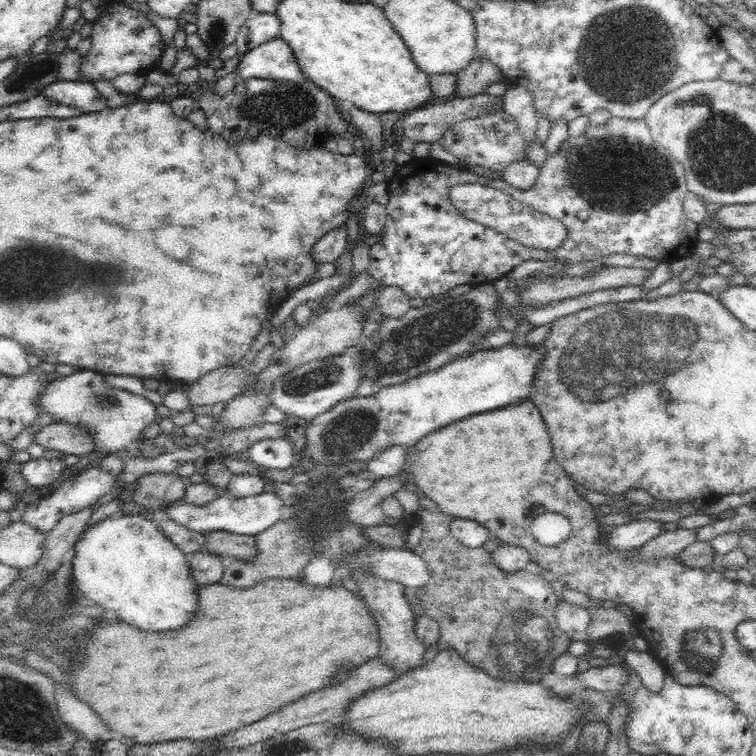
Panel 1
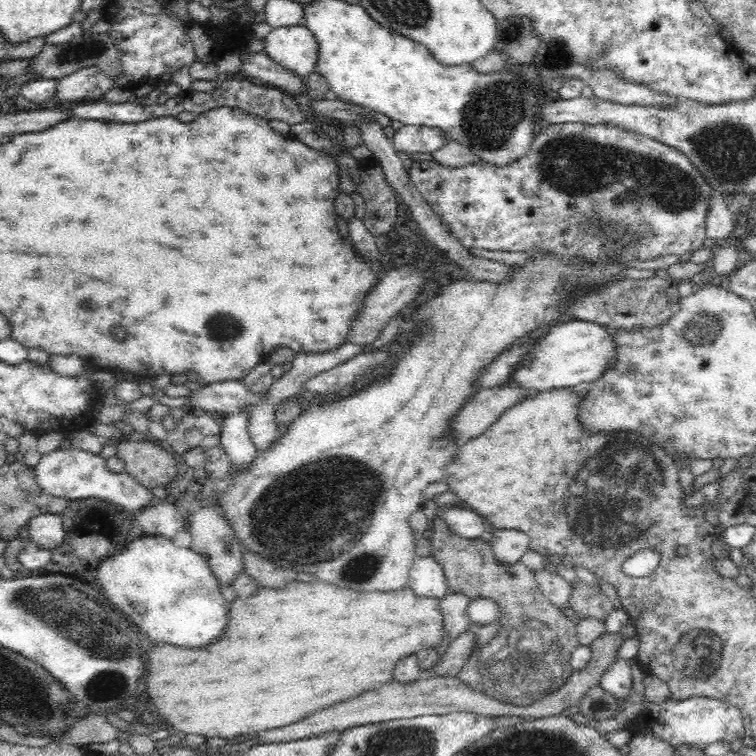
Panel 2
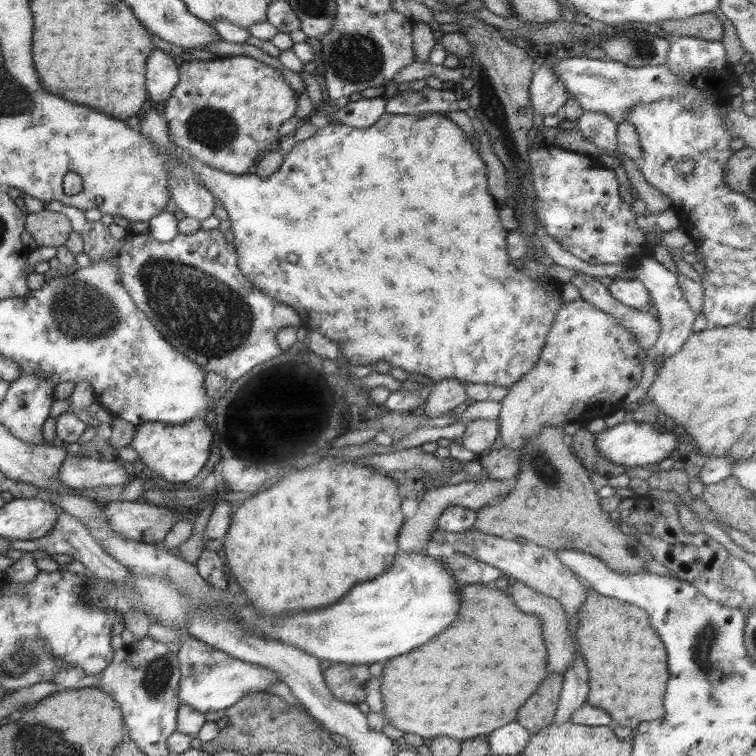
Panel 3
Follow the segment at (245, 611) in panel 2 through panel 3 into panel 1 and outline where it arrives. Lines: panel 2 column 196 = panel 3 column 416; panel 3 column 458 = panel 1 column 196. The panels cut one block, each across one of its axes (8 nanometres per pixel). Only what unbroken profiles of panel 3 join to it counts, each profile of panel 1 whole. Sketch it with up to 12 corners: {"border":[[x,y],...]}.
{"border":[[200,585],[96,626],[78,700],[138,745],[214,739],[379,656],[359,594]]}

